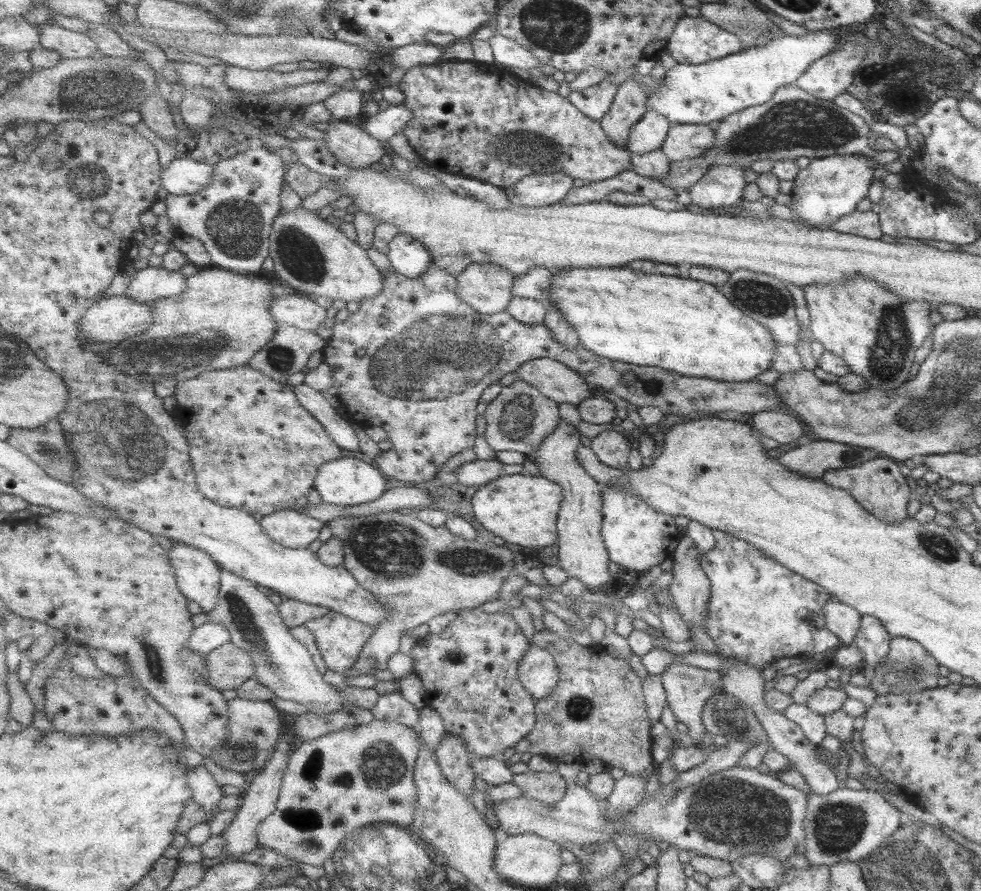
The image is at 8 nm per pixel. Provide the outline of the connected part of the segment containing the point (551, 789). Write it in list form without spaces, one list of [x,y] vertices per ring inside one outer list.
[[[530,770],[527,773],[516,774],[514,783],[522,788],[524,796],[541,800],[552,806],[559,804],[566,796],[566,788],[568,788],[564,776],[558,771],[550,773]]]

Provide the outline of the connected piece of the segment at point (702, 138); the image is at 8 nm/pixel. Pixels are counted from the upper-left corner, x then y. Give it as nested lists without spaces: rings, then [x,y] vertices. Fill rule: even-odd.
[[[679,124],[672,126],[663,151],[673,160],[698,158],[713,146],[713,124]]]

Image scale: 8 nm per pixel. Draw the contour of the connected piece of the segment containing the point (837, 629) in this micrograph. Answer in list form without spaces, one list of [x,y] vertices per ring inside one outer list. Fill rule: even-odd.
[[[837,599],[830,600],[823,610],[825,623],[830,632],[833,632],[841,640],[842,645],[852,644],[862,615]]]

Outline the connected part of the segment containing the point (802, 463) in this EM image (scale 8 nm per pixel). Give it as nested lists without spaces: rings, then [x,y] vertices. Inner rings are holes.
[[[812,439],[775,458],[788,472],[822,480],[826,470],[858,467],[878,458],[878,452],[869,448],[836,441]]]

